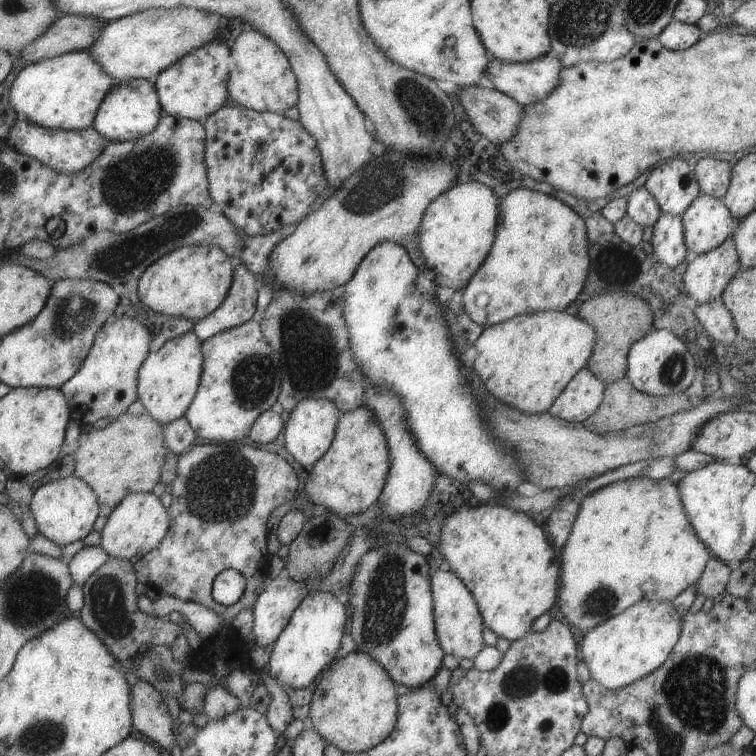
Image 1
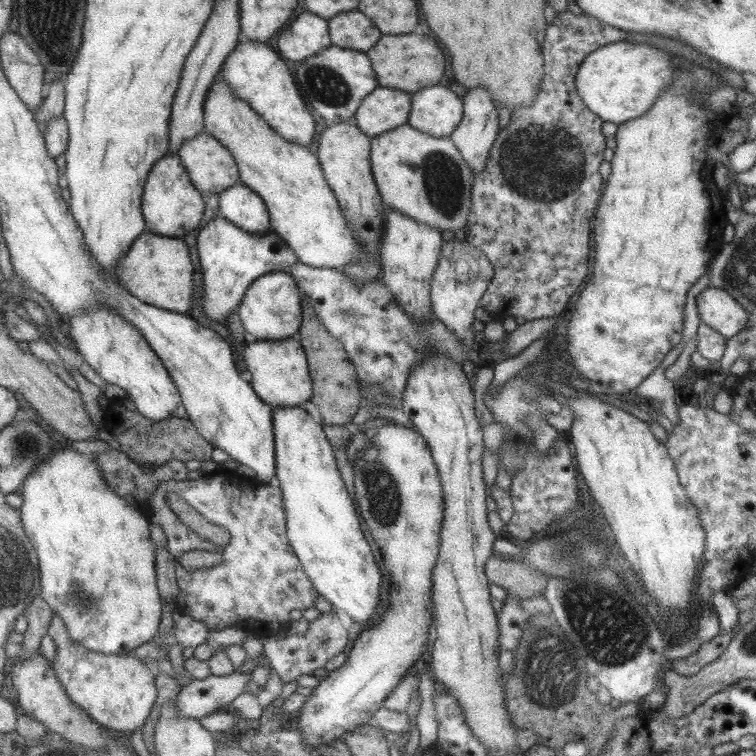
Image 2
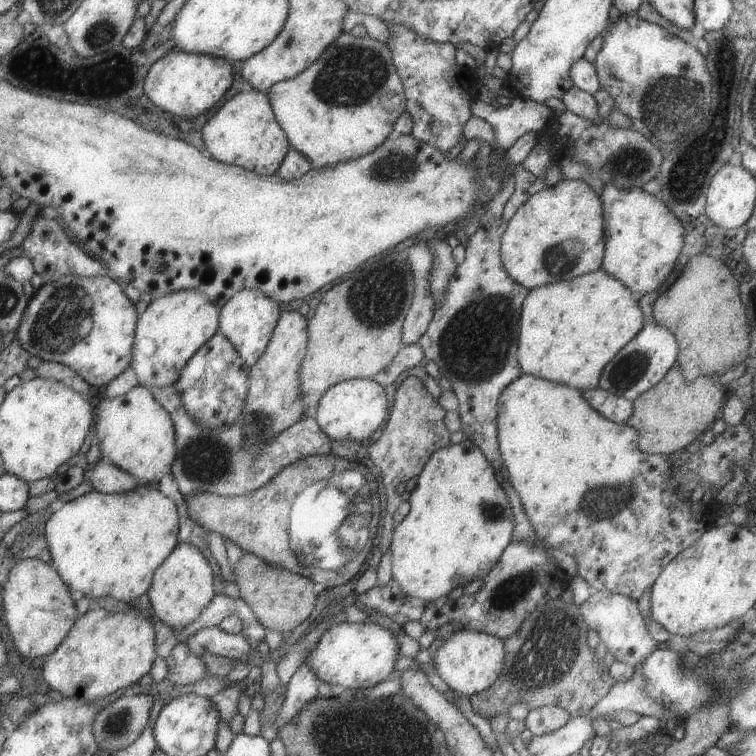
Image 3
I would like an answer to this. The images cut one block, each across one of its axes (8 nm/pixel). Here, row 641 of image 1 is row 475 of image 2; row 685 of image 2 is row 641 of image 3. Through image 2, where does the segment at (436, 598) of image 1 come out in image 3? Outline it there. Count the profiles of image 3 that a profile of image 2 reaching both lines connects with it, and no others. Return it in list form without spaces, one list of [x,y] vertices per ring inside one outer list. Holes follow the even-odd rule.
[[[476,631],[444,632],[444,642],[433,656],[439,678],[459,696],[471,697],[485,691],[499,677],[504,666],[504,640]]]

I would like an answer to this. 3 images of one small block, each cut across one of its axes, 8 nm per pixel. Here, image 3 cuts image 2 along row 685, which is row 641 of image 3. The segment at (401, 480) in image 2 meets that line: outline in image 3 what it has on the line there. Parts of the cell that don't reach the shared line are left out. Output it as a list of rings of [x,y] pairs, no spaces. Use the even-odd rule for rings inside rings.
[[[343,622],[325,630],[305,660],[319,682],[337,684],[349,690],[371,688],[387,680],[400,660],[396,637],[377,624]]]

